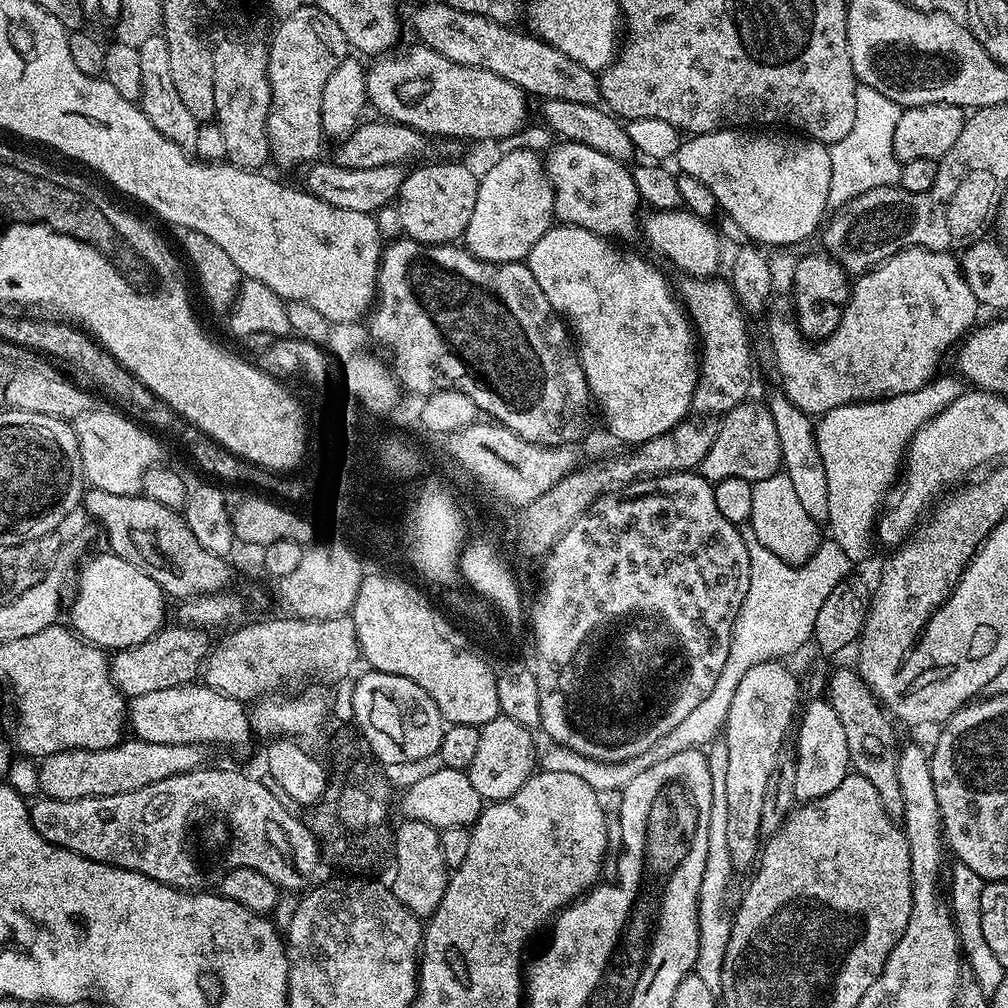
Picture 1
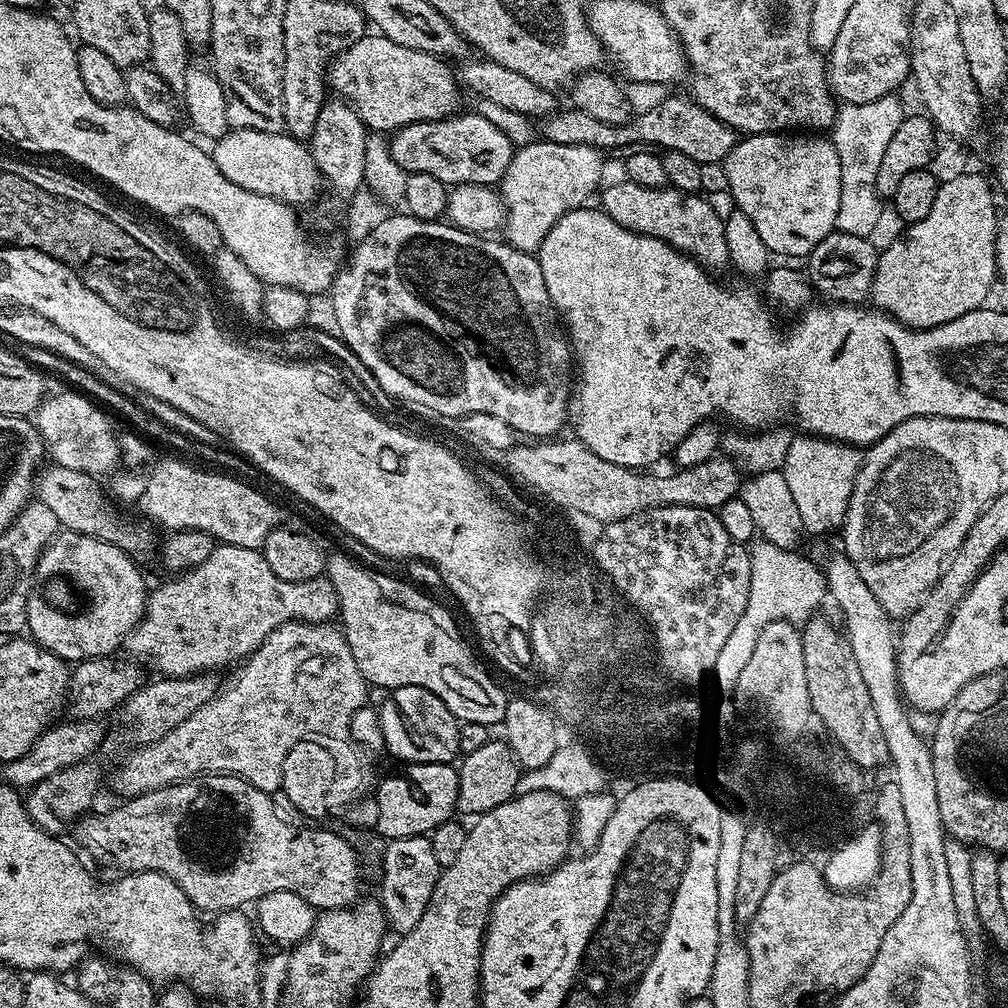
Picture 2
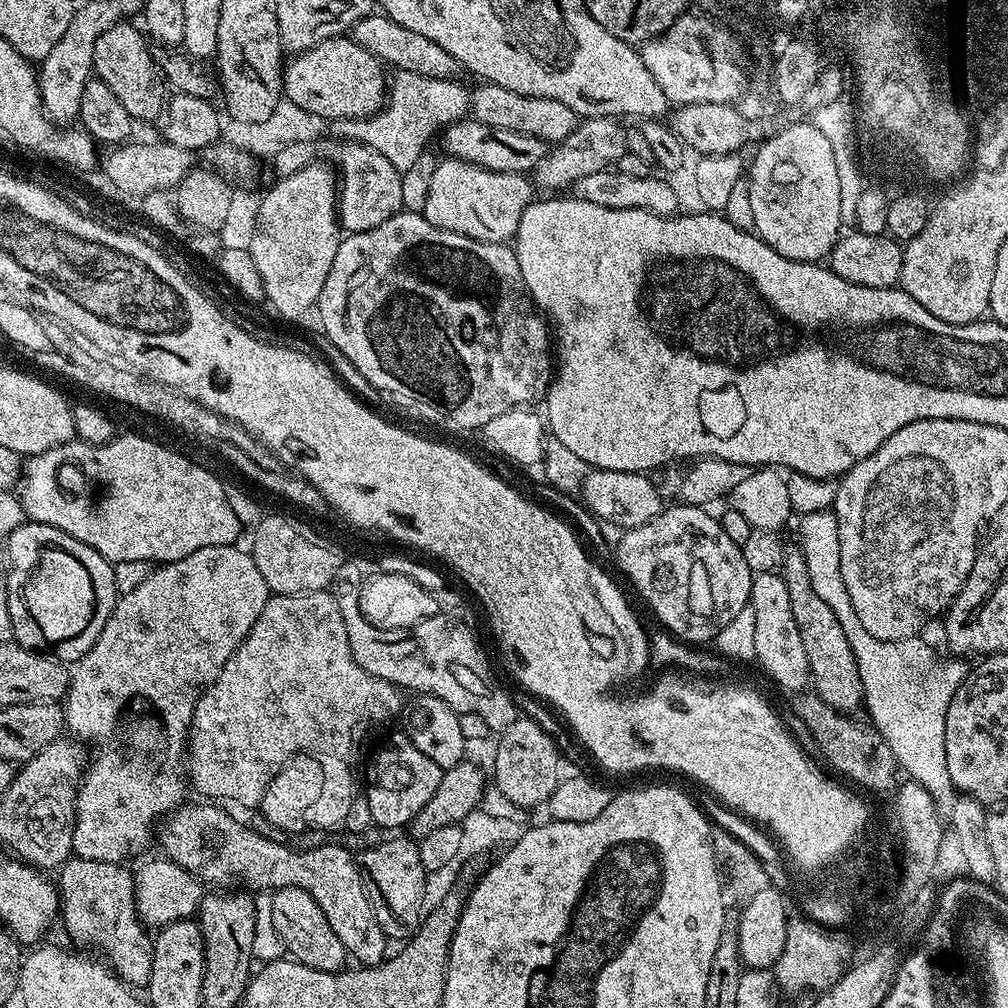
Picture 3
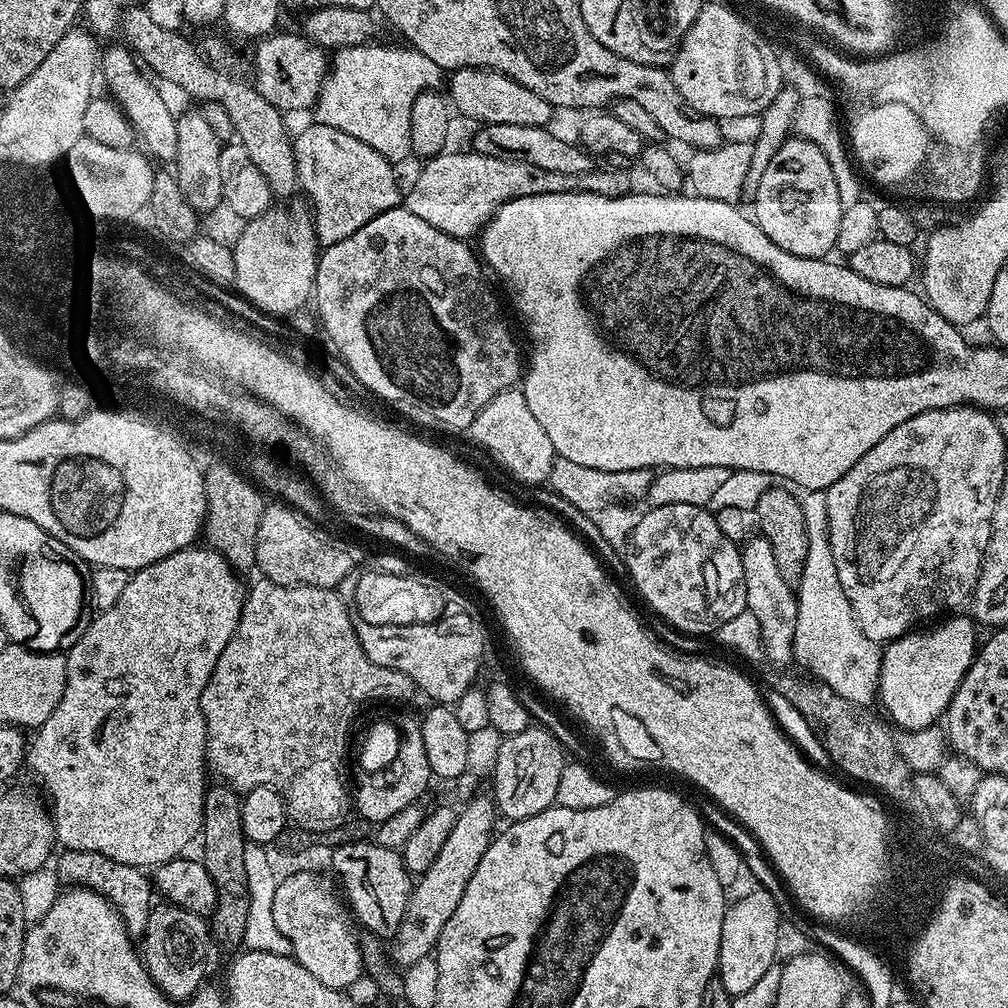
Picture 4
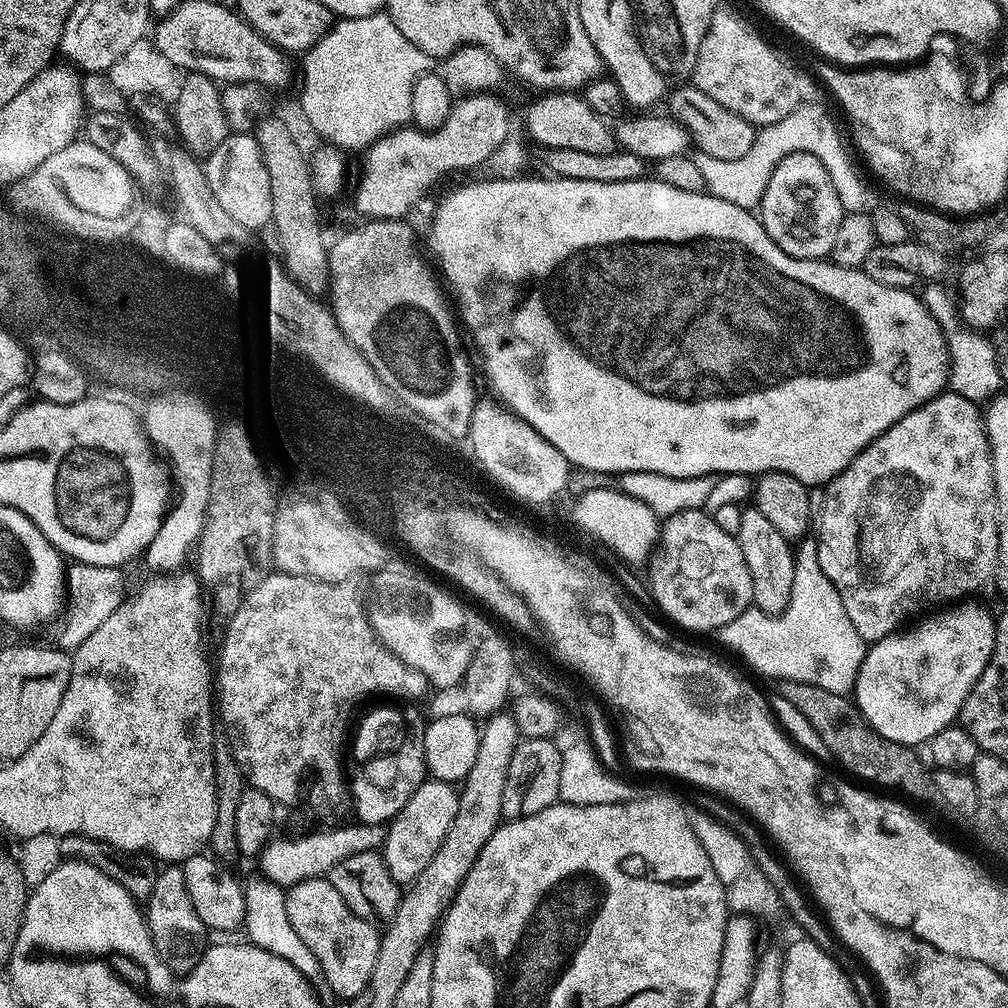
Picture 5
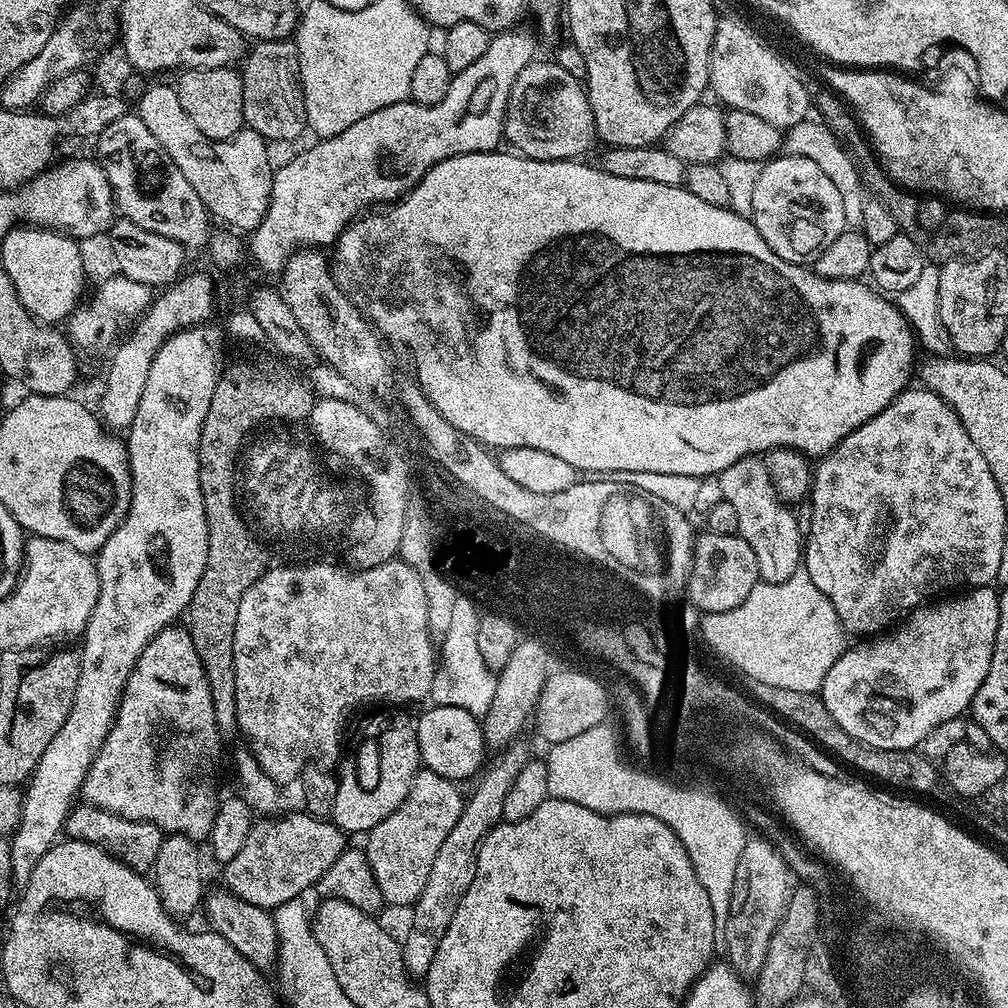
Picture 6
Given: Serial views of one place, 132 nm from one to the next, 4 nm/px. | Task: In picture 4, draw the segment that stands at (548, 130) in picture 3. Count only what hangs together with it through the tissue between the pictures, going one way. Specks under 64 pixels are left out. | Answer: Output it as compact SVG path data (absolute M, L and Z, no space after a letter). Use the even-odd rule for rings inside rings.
M457 68L447 77L446 96L451 107L477 125L501 124L502 126L538 126L551 125L554 109L546 98L538 98L534 90L526 90L514 78L501 72L491 72L489 68Z

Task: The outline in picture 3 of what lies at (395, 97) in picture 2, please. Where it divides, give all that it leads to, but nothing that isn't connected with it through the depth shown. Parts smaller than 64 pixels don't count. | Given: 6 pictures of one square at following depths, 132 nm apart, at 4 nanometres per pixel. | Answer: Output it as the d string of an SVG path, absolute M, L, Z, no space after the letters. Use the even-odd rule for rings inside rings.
M347 35L318 42L309 52L297 52L283 65L283 95L290 102L318 114L327 122L363 120L384 107L386 99L385 65Z

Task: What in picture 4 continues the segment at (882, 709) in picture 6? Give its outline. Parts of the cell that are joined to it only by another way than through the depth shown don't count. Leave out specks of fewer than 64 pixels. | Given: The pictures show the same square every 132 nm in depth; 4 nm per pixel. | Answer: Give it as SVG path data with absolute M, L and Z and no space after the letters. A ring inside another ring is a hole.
M952 614L947 618L949 620L941 619L939 622L941 624L933 623L931 626L933 628L928 628L925 632L920 632L921 630L913 630L911 632L905 632L904 635L899 636L897 640L891 641L883 649L881 658L880 658L880 687L878 689L878 700L879 703L884 703L884 708L888 711L888 716L897 724L897 729L907 730L909 732L920 732L923 728L933 727L937 723L936 719L943 717L948 711L950 702L954 698L954 694L958 690L958 686L963 682L965 674L970 670L970 666L974 662L976 653L978 651L978 639L976 640L976 631L978 631L978 625L971 615L965 614L965 616L956 616L960 614Z

